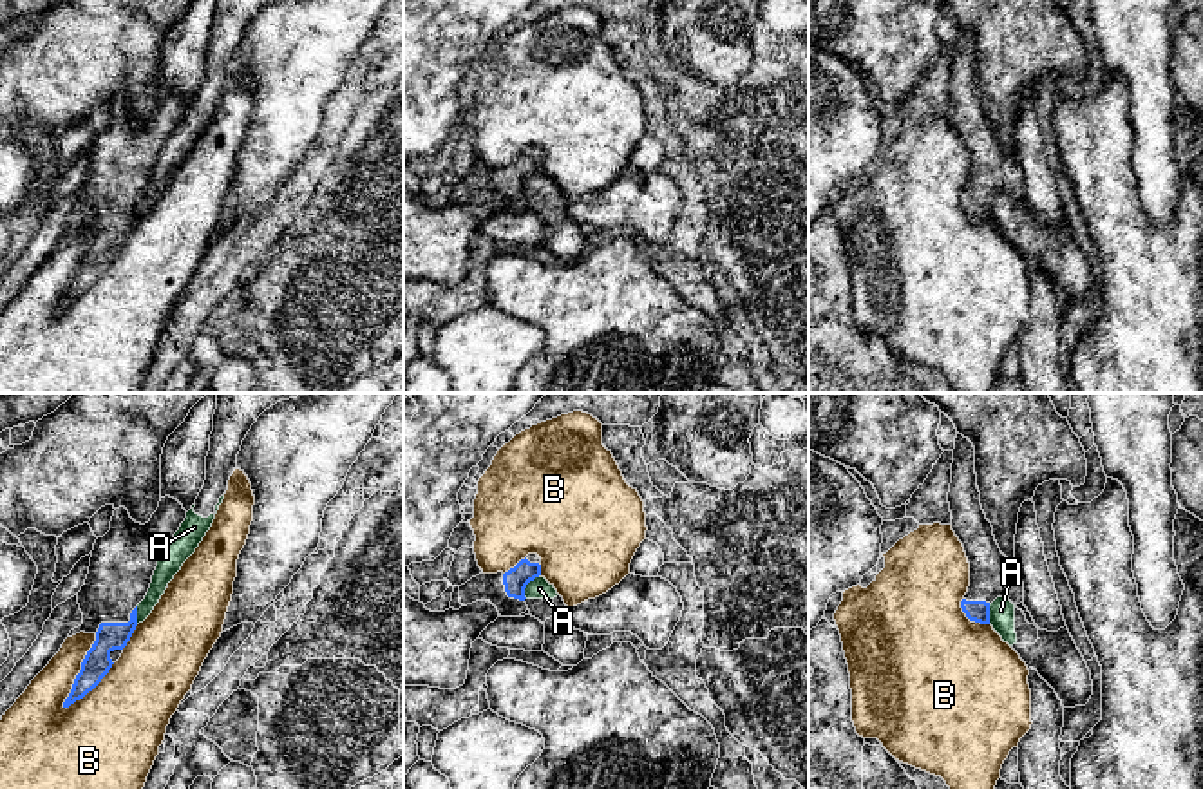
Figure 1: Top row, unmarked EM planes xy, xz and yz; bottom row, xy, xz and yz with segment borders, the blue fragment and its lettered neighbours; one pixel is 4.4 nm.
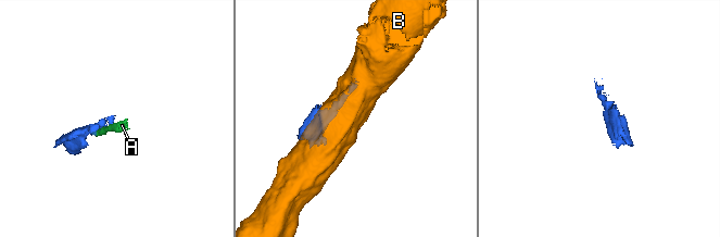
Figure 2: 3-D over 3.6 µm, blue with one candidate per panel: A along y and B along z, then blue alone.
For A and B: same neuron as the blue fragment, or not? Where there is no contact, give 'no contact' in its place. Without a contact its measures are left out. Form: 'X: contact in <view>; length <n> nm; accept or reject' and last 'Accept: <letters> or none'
A: contact in xz; length 130 nm; reject
B: contact in xy; length 360 nm; reject
Accept: none

